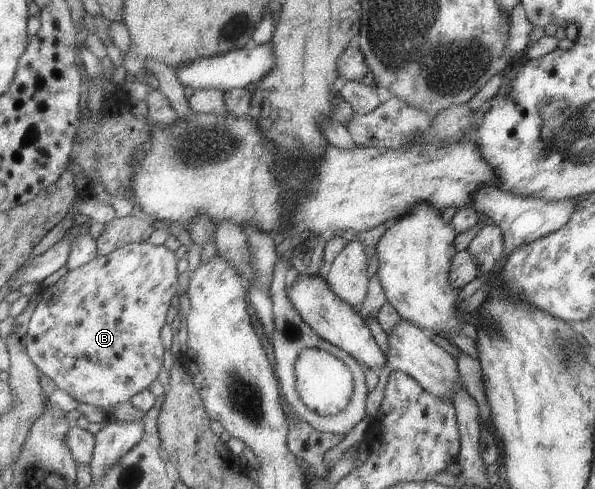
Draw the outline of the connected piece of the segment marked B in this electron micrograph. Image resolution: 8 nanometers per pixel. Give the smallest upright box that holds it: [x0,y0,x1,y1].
[25,241,178,409]

